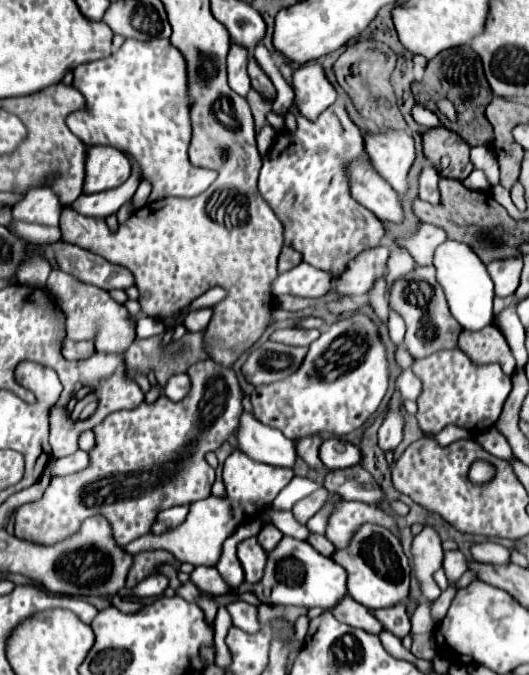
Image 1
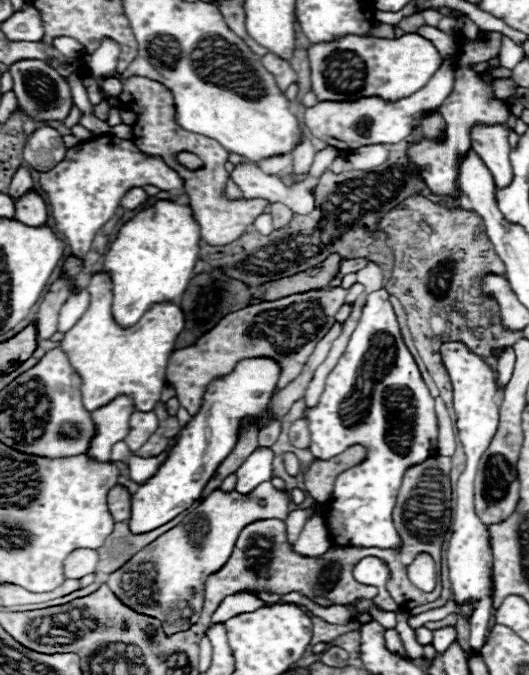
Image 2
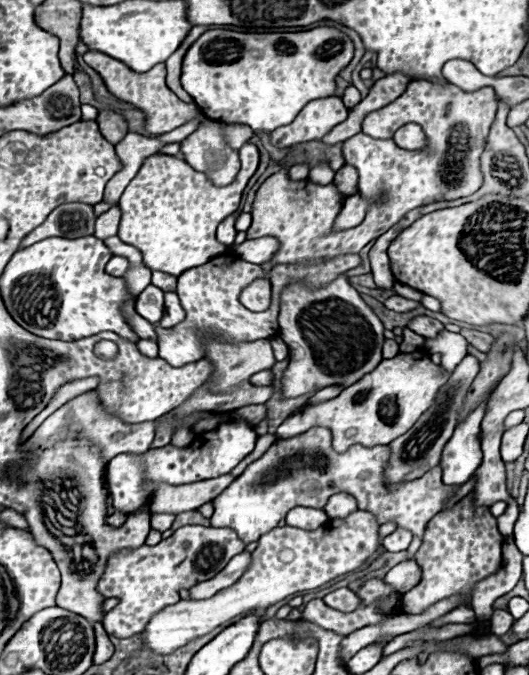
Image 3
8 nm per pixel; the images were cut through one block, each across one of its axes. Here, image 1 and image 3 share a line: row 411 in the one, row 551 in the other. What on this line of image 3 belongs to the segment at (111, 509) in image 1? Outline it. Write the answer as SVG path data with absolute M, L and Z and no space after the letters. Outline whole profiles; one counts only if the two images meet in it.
M182 526L156 546L142 546L138 550L110 556L112 560L106 564L106 574L98 582L98 592L106 598L118 598L120 604L106 612L102 620L106 632L116 638L130 638L140 634L156 612L180 600L180 588L190 588L202 580L212 578L230 562L230 558L240 554L244 546L246 544L230 528Z

